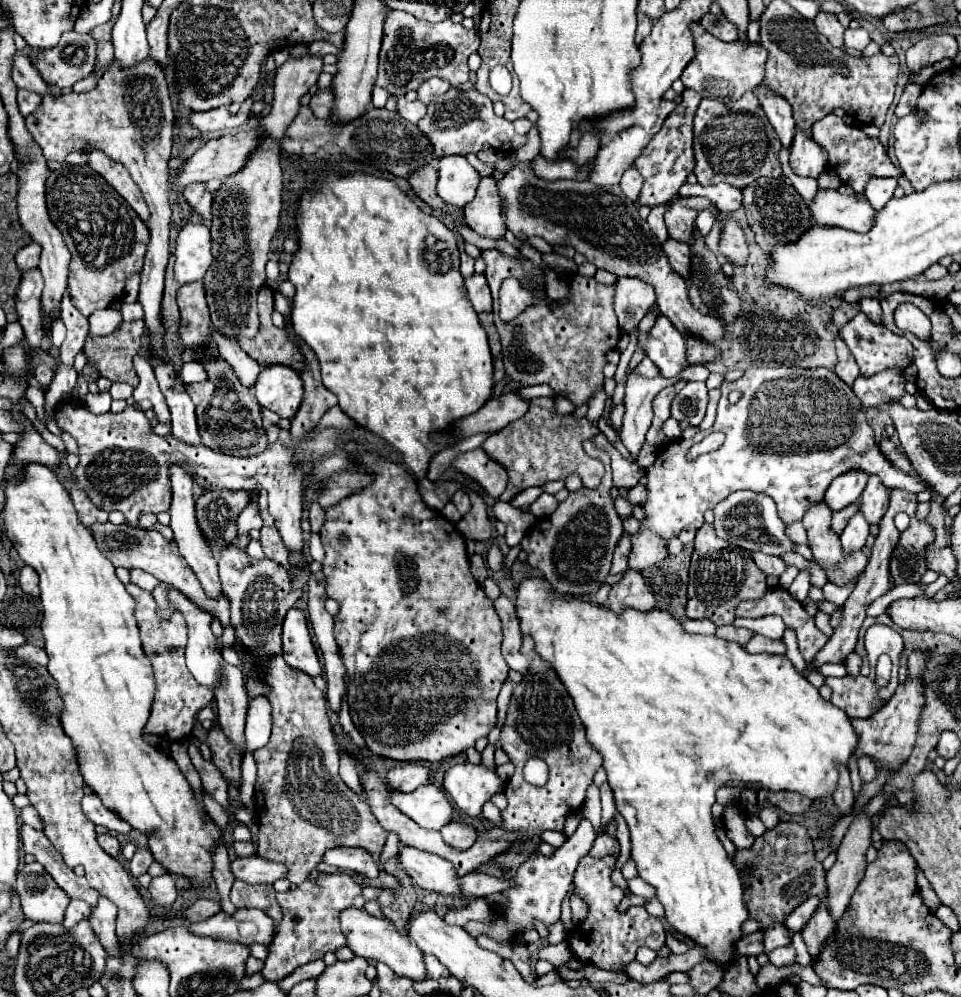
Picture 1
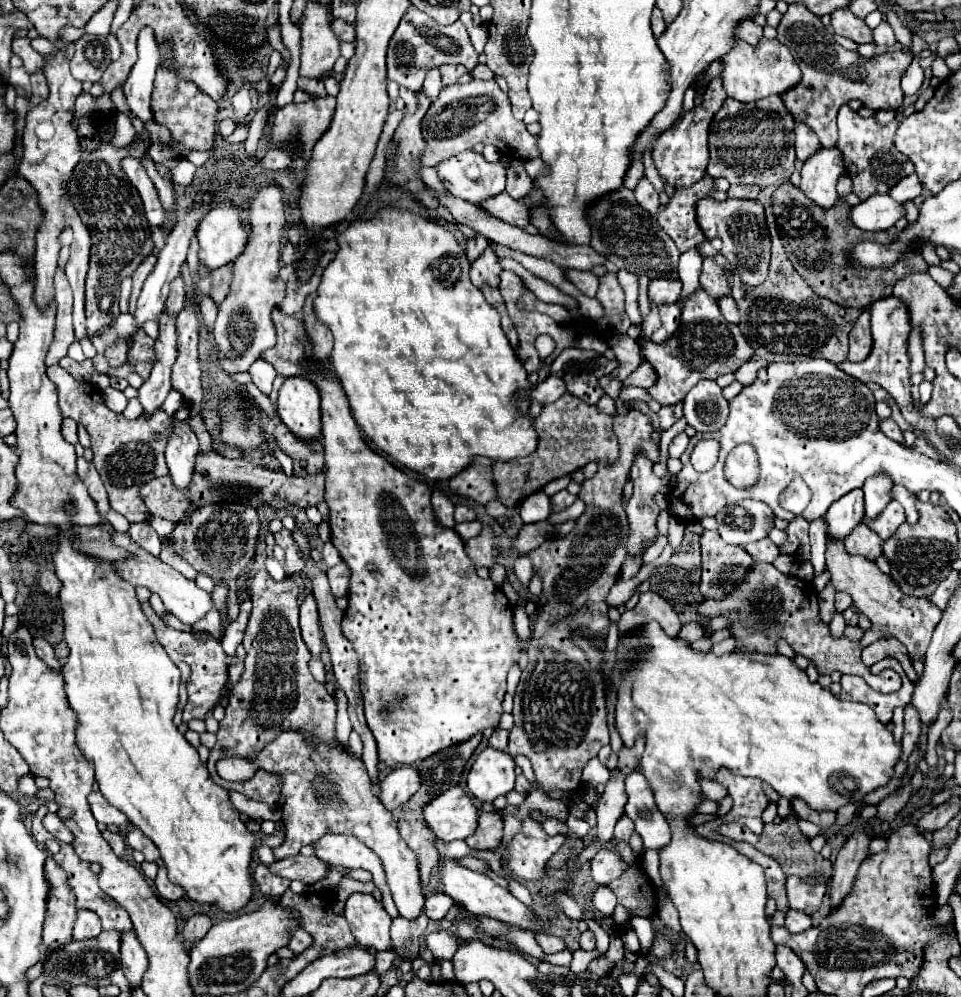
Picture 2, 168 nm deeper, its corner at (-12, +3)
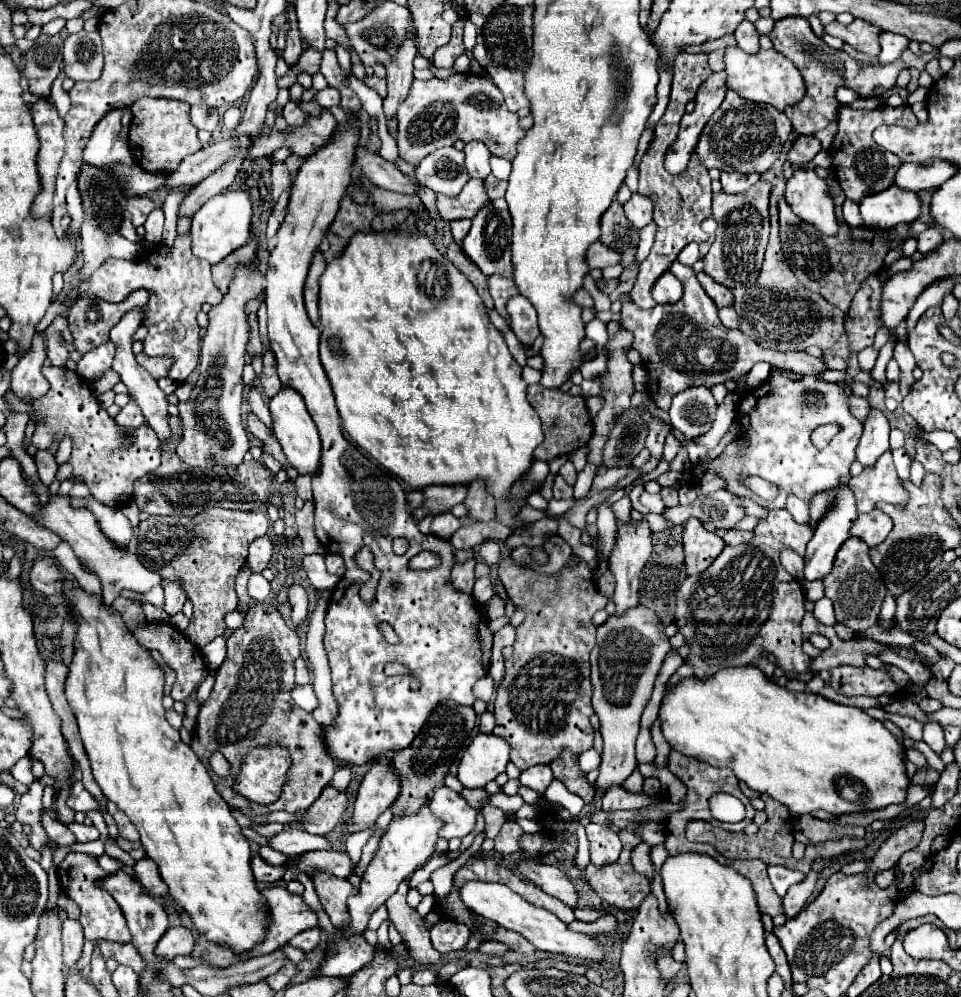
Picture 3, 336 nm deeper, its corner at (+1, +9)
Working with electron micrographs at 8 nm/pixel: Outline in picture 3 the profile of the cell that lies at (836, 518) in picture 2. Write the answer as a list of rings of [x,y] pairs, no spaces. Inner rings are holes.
[[[849,486],[841,488],[835,498],[835,506],[825,514],[825,518],[813,530],[813,538],[805,552],[805,580],[821,580],[831,572],[833,560],[841,544],[849,538],[849,528],[857,518],[855,498]]]

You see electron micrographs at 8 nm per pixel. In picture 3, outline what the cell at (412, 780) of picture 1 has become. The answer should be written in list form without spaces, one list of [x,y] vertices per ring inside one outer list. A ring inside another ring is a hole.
[[[375,762],[359,786],[355,812],[347,820],[347,834],[371,830],[377,818],[397,798],[397,794],[399,794],[399,782],[391,774],[389,766]]]

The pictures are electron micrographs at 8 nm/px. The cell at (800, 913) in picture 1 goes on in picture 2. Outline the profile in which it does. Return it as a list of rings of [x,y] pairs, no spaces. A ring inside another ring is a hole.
[[[786,878],[786,890],[788,890],[788,902],[792,910],[802,910],[804,914],[814,916],[822,904],[822,898],[826,894],[824,884],[806,884],[800,878]]]

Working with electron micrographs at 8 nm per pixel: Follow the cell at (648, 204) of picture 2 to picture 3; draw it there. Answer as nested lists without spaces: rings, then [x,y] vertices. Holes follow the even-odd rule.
[[[633,194],[631,200],[623,208],[625,208],[625,214],[627,214],[629,222],[633,224],[633,228],[643,228],[653,218],[653,204],[651,204],[651,200],[647,200],[647,198],[639,196],[639,194]]]

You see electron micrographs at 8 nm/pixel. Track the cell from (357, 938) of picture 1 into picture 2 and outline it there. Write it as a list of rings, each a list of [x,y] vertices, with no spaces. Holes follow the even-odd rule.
[[[350,894],[346,900],[344,916],[360,946],[390,950],[392,918],[382,908],[382,904],[372,898],[372,894]]]

